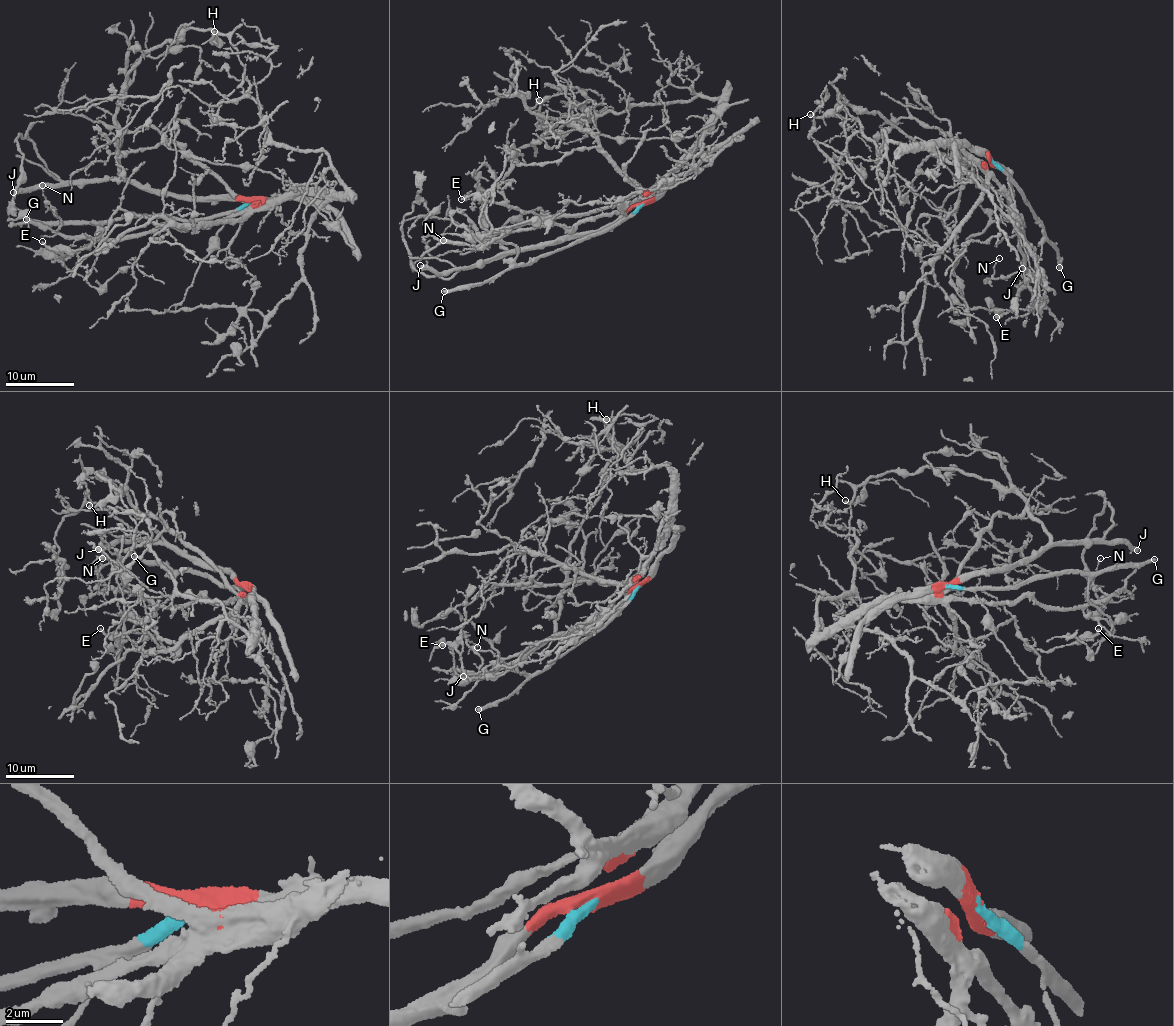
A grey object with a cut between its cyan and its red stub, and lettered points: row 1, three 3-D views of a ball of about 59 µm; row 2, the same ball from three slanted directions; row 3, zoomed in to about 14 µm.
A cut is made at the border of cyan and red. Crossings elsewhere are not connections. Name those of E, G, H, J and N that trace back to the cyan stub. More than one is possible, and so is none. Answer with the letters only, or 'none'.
E, G

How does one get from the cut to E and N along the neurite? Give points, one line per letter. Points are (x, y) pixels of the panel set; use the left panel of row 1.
E: (251, 200), (198, 219), (107, 220), (102, 237), (78, 247), (62, 265), (63, 255), (41, 241)
N: (251, 200), (256, 203), (206, 225), (79, 238), (58, 234), (60, 222), (45, 203), (42, 184)

